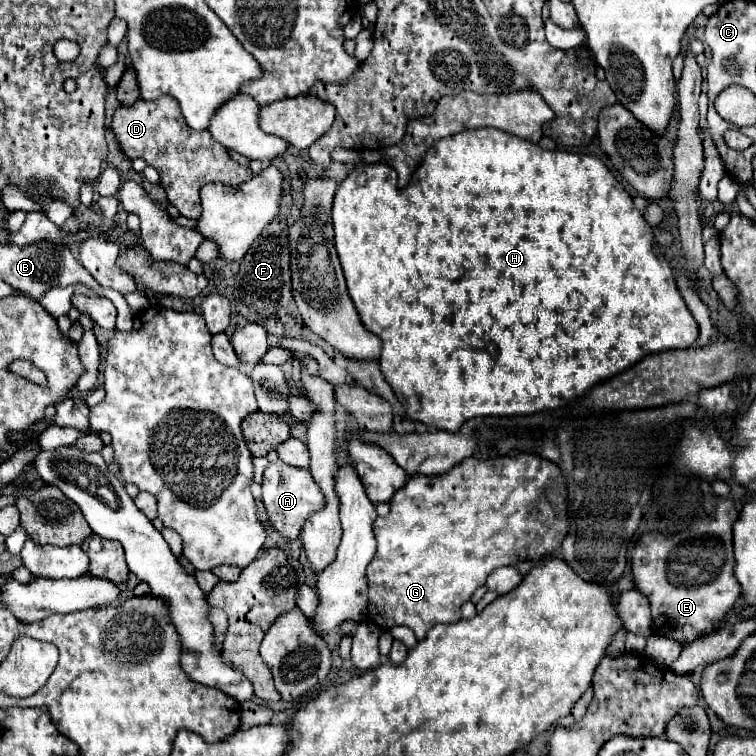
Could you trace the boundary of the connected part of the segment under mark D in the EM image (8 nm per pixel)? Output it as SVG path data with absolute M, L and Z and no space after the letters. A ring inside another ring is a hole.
M160 97L152 103L138 99L132 107L118 107L114 117L112 117L112 133L116 135L116 141L120 143L120 149L128 159L138 159L142 157L148 165L152 165L160 173L160 185L164 187L168 201L180 211L180 215L188 219L198 219L200 217L200 187L204 183L226 183L226 185L240 185L252 177L250 167L240 167L236 161L228 157L228 151L208 135L208 131L192 131L186 123L184 117L180 115L180 107L172 97Z

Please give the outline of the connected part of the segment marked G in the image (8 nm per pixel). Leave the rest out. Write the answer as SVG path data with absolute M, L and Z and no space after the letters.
M532 453L488 461L470 457L442 475L412 475L408 483L394 493L390 513L378 517L372 529L378 551L368 565L366 619L380 629L406 625L420 641L436 623L460 621L462 603L486 583L494 569L526 559L542 561L558 551L568 531L564 475L558 465Z

